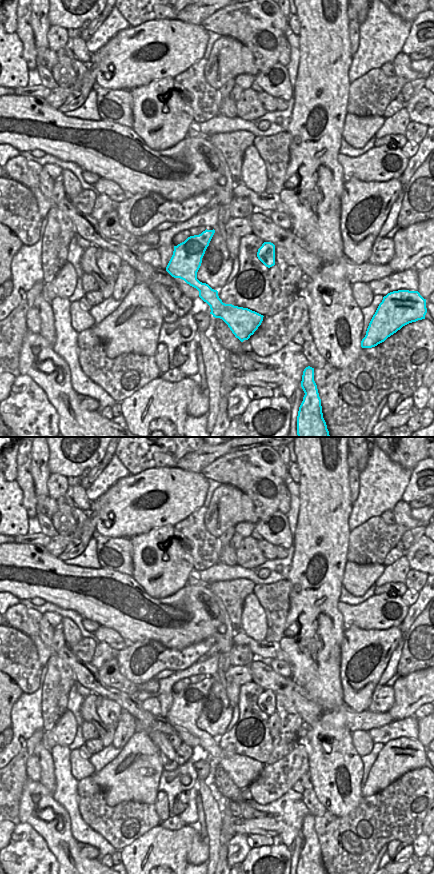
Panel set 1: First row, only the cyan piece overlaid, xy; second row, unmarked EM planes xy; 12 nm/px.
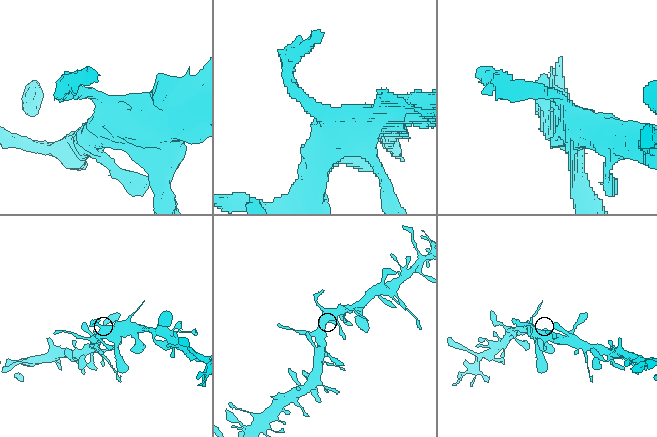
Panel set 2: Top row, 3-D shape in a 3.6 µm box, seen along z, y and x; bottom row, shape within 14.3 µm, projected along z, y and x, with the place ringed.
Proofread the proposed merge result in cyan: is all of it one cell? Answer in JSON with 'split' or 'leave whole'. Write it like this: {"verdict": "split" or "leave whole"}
{"verdict": "leave whole"}

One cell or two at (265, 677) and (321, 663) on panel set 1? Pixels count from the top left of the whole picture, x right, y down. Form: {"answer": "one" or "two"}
{"answer": "two"}

